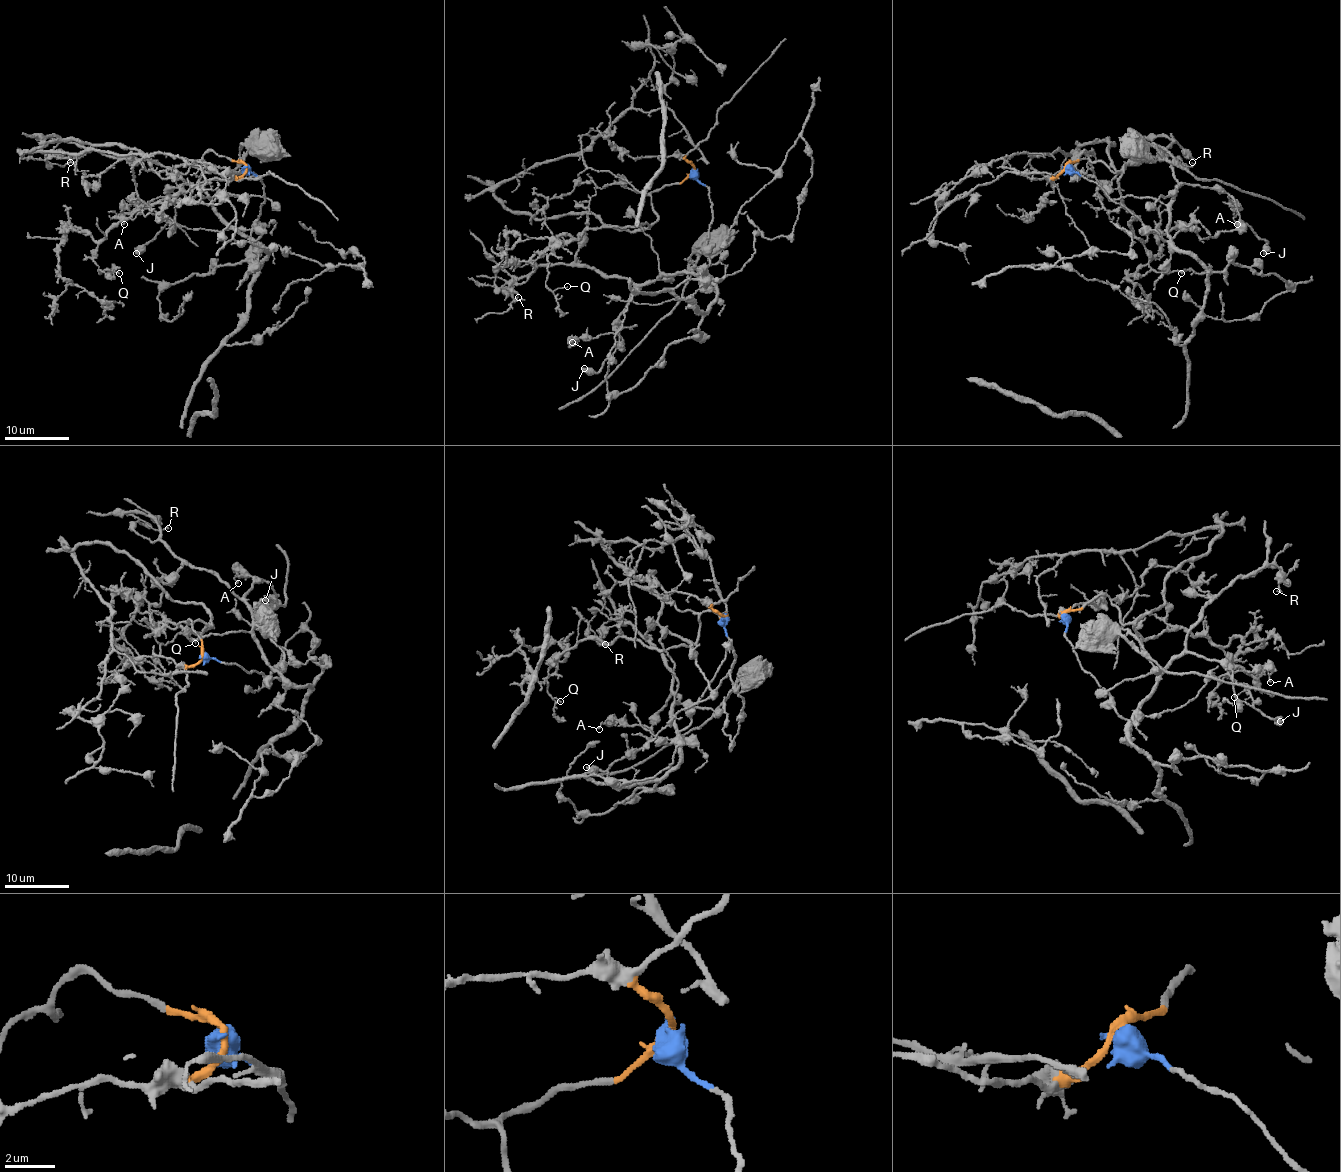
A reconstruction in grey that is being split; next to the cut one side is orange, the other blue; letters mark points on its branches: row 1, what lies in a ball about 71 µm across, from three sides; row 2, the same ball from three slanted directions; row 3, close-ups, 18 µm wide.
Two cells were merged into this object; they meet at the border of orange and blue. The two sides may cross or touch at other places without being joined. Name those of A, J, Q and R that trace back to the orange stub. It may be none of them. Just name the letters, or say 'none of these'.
Q

